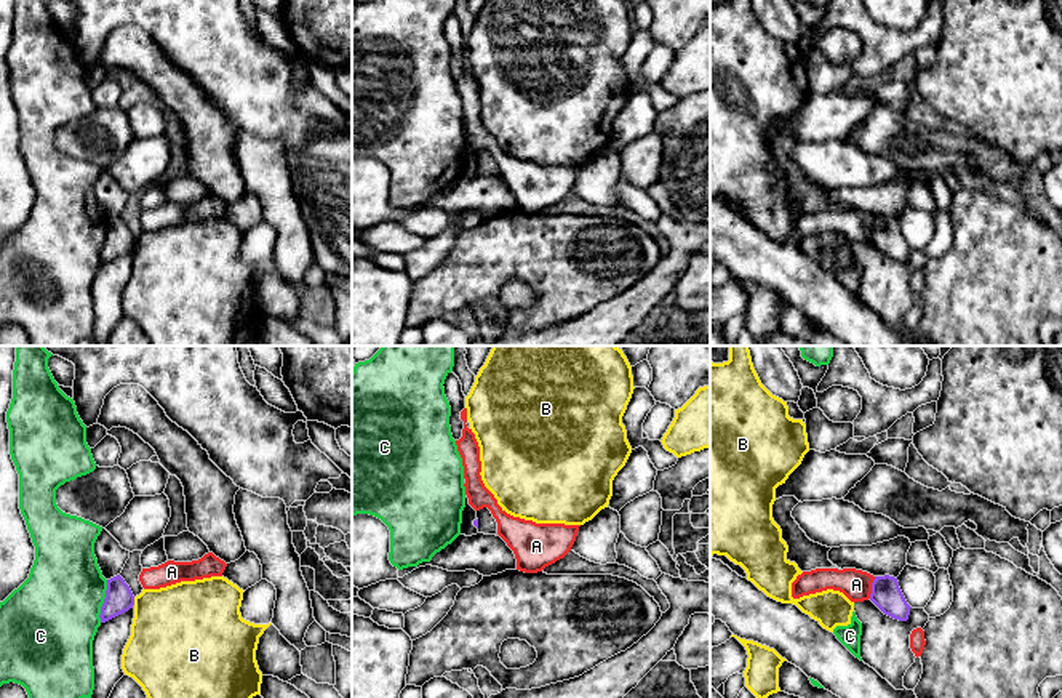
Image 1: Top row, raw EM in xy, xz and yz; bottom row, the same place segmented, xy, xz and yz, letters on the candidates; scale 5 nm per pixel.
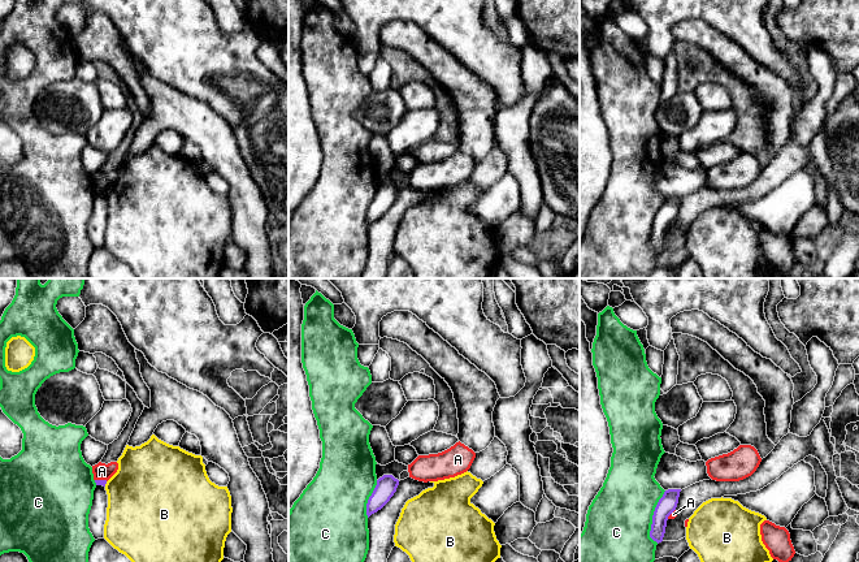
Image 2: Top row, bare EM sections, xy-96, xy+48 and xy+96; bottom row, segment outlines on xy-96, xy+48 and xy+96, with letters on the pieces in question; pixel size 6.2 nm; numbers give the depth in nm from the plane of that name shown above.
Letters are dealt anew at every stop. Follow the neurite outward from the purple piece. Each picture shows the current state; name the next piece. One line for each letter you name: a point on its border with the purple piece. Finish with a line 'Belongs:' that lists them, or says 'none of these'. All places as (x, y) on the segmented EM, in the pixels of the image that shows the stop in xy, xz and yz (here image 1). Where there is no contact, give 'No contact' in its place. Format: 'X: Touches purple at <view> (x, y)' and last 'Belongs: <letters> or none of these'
Belongs: none of these

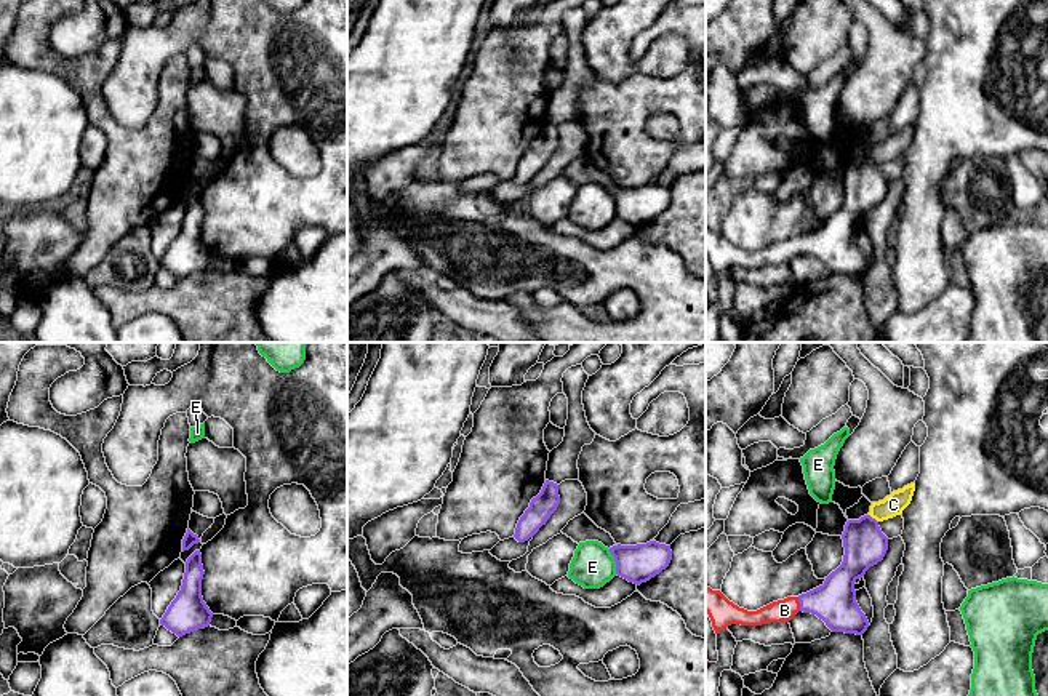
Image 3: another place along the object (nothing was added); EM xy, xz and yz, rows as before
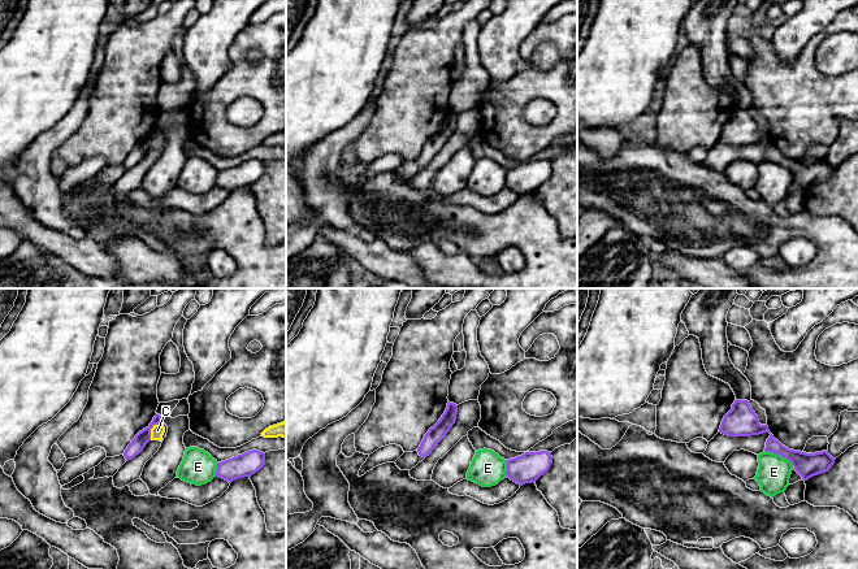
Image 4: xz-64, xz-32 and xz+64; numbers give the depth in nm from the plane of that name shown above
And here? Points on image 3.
B: Touches purple at yz (800, 604)
Belongs: B

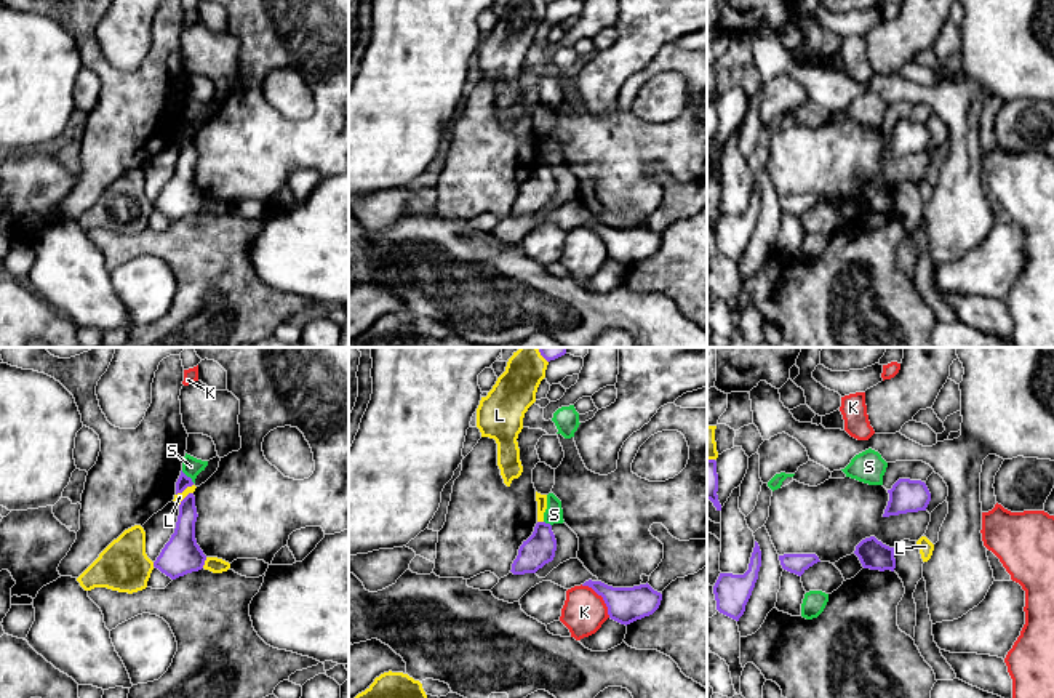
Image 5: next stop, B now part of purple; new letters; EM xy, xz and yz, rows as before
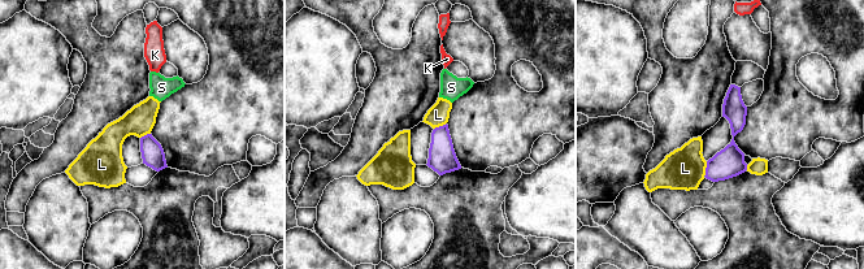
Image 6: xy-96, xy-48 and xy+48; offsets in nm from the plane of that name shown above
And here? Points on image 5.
Belongs: none of these

